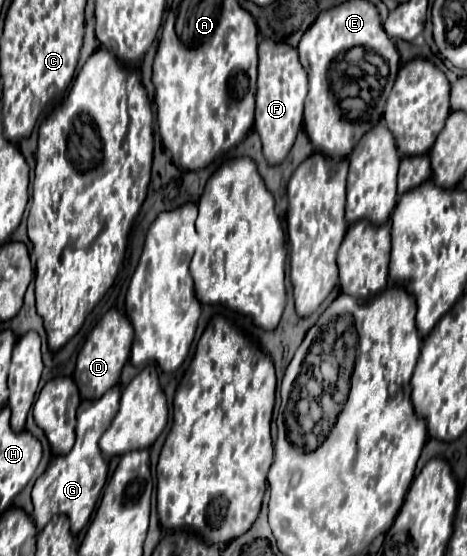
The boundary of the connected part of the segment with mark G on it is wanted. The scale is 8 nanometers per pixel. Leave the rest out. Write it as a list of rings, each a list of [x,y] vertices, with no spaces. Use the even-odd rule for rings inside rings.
[[[112,387],[104,393],[98,401],[82,401],[78,407],[78,423],[76,423],[76,443],[68,455],[54,457],[50,461],[50,467],[42,477],[38,477],[34,489],[32,489],[32,501],[34,501],[34,523],[40,529],[46,527],[46,523],[54,515],[68,515],[72,533],[78,535],[82,527],[90,521],[92,511],[96,509],[96,503],[100,499],[102,487],[107,483],[108,464],[102,457],[102,451],[98,449],[98,439],[106,431],[106,425],[114,419],[114,413],[118,411],[118,397],[120,387]]]

